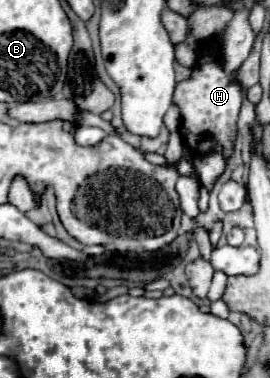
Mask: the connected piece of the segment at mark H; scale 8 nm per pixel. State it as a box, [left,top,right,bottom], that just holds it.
[173,41,243,159]

